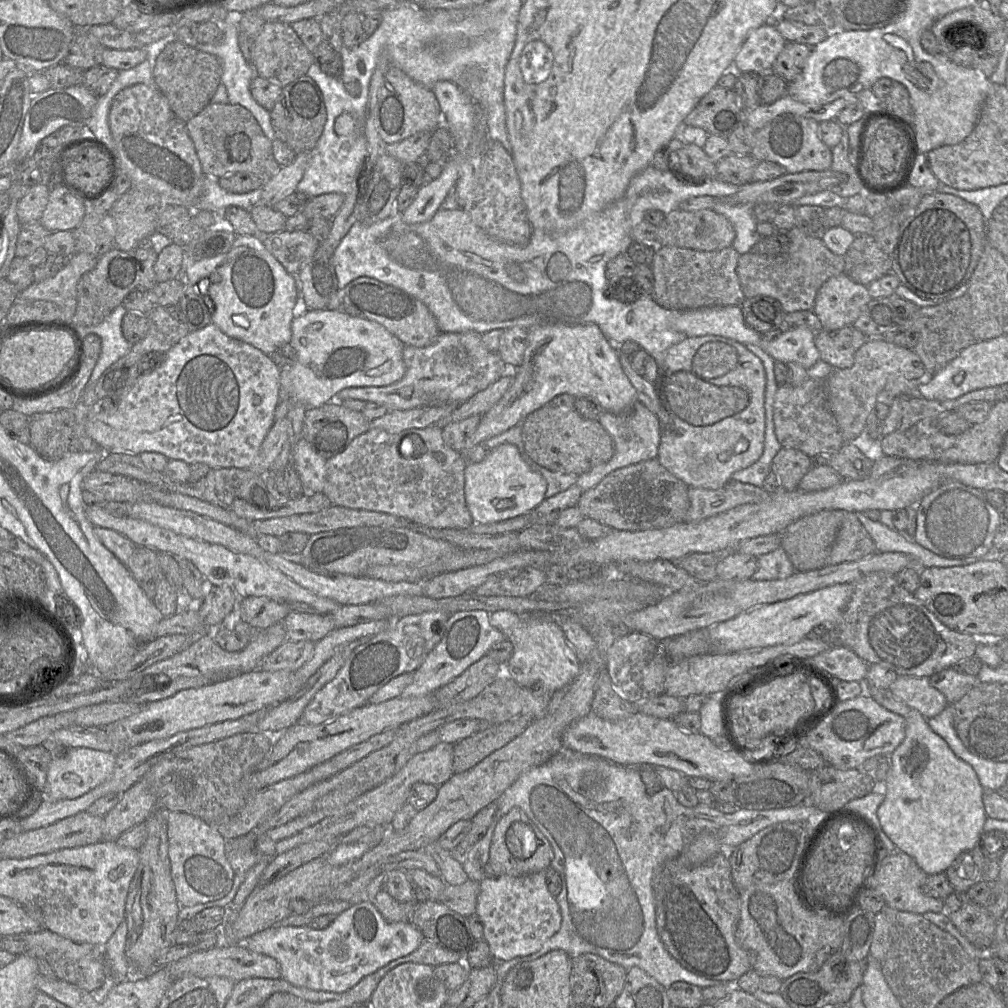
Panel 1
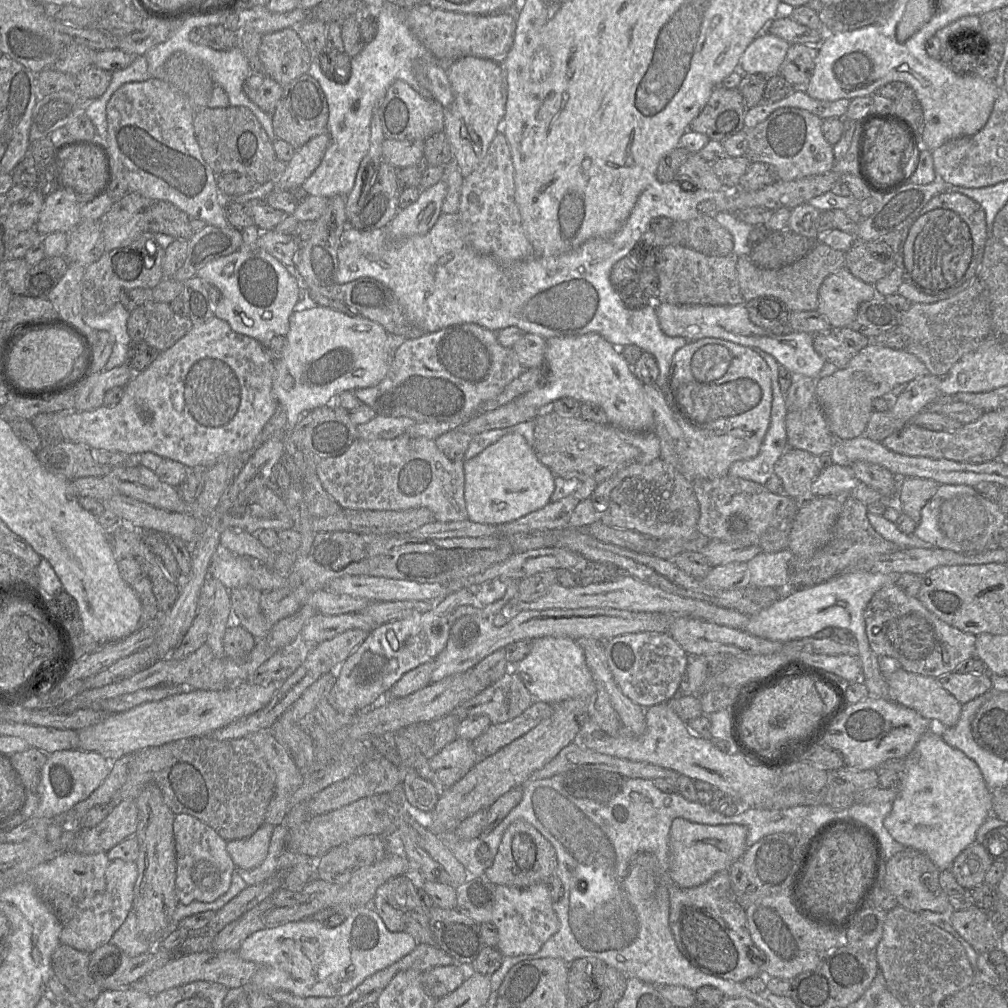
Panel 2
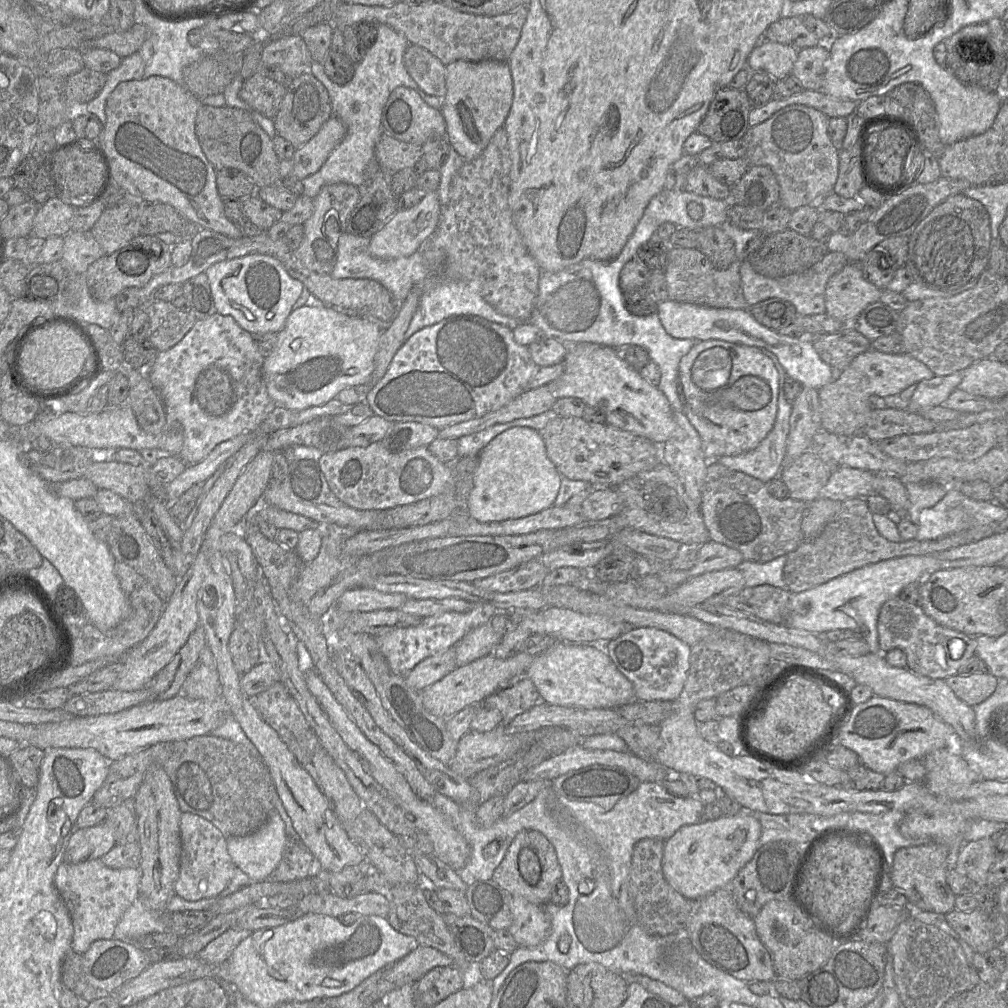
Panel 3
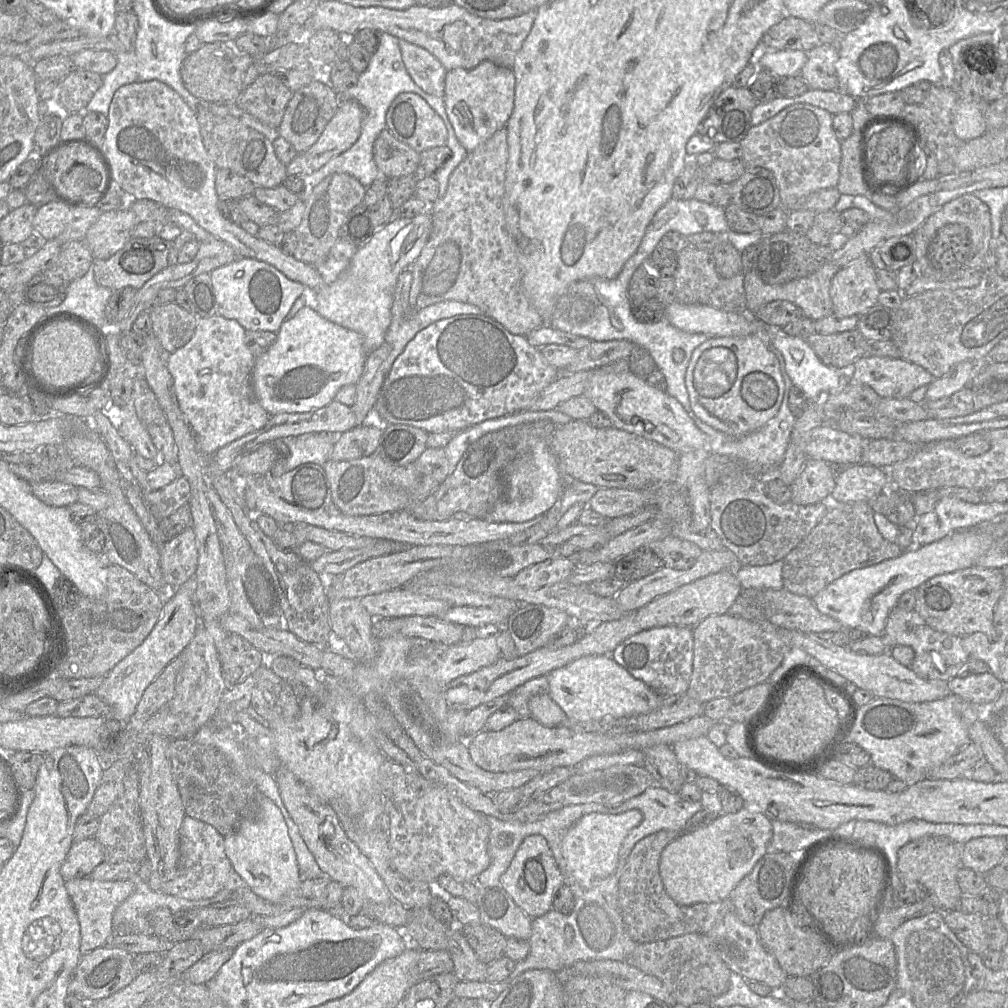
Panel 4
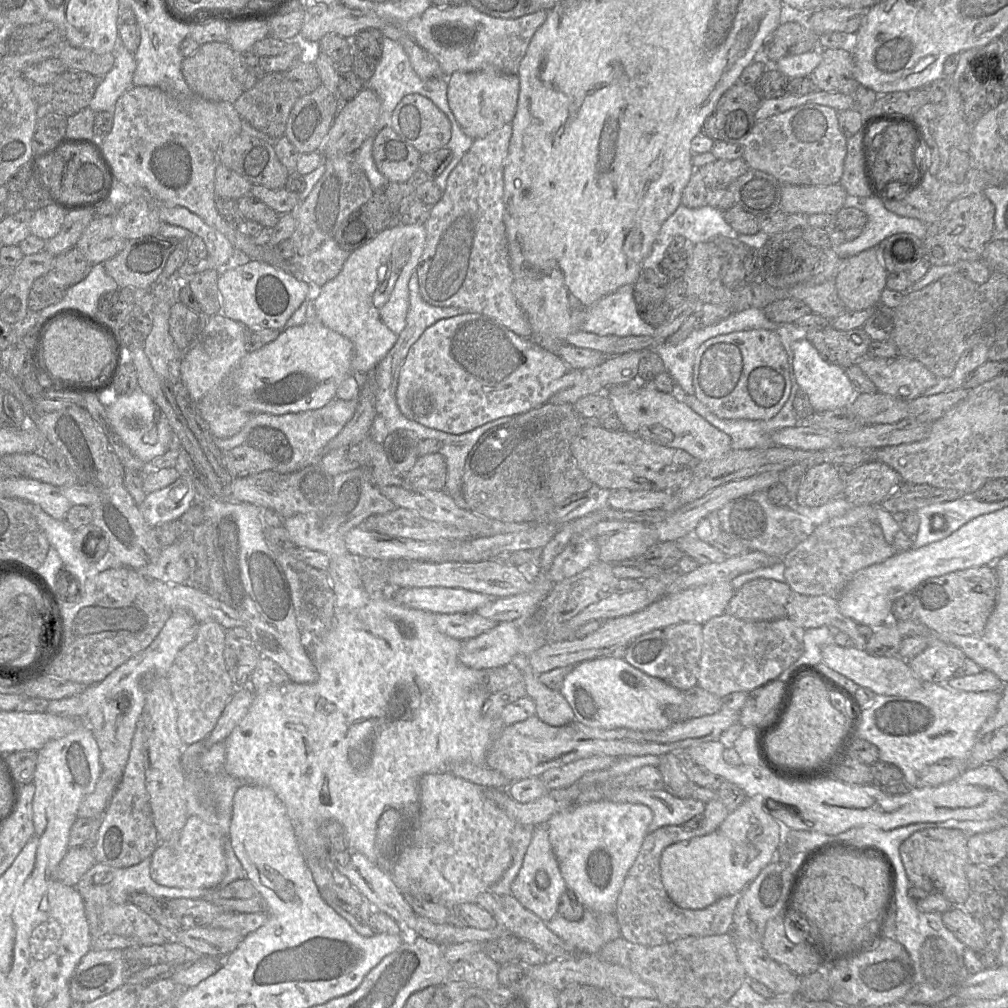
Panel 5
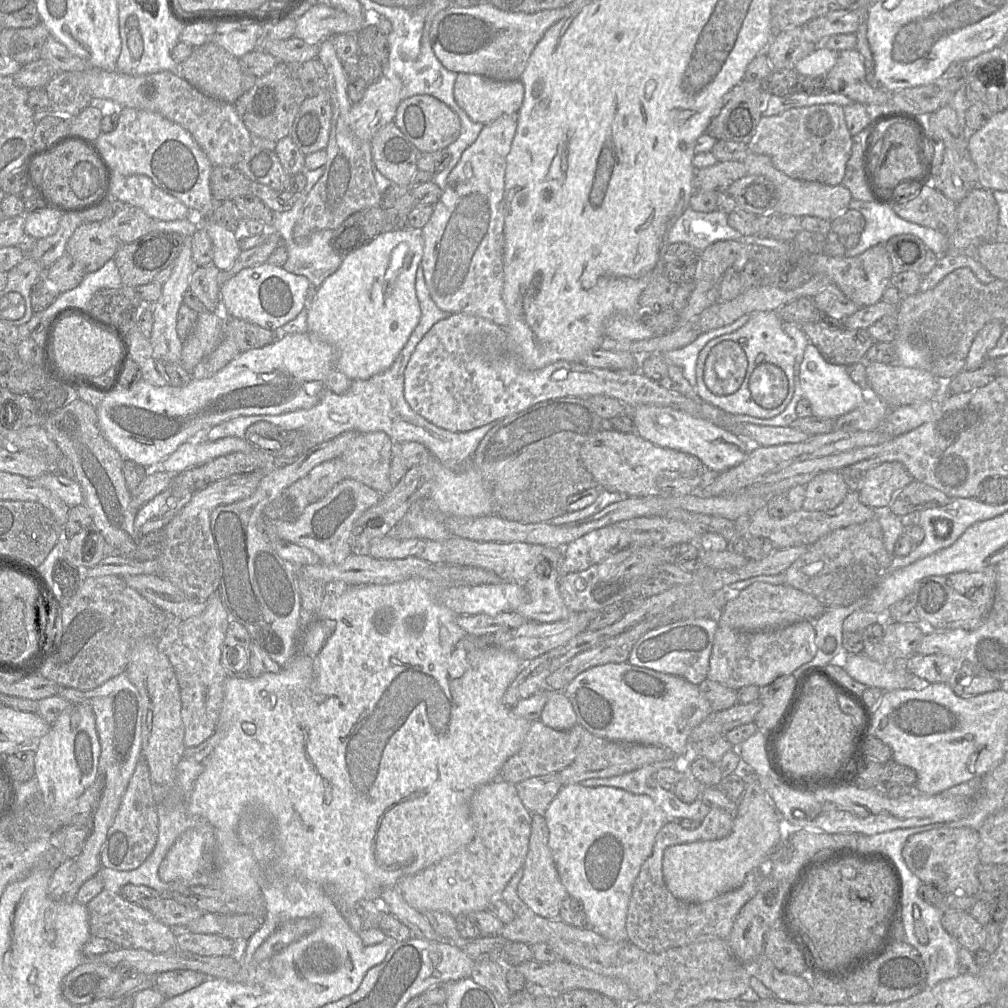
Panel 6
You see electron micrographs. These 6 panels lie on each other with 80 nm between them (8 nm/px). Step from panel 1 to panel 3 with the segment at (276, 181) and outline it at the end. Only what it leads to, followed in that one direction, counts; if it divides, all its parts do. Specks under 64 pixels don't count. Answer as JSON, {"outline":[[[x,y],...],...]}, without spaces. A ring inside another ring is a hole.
{"outline":[[[332,116],[312,139],[295,151],[289,177],[303,180],[315,174],[343,141],[346,133],[345,124],[336,116]]]}

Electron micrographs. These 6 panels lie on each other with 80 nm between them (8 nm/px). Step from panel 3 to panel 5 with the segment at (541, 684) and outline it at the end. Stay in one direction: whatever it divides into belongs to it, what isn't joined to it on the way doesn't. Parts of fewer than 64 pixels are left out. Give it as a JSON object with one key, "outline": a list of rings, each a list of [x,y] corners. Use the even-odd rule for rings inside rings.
{"outline":[[[600,657],[575,665],[559,692],[570,705],[574,721],[591,728],[655,731],[692,719],[684,691],[647,675],[619,657]]]}

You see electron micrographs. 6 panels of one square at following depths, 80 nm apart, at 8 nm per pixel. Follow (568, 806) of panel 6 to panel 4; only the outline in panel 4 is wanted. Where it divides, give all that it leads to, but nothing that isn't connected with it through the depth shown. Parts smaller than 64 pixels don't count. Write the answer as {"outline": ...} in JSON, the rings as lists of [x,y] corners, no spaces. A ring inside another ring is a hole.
{"outline":[[[632,809],[621,814],[591,813],[582,816],[565,834],[562,852],[565,874],[582,888],[590,889],[595,884],[619,870],[620,850],[629,832],[640,825],[643,814]]]}

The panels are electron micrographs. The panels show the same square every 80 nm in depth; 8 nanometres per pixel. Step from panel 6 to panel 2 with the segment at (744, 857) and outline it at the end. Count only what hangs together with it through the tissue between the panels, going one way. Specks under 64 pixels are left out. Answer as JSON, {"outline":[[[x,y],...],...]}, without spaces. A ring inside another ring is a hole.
{"outline":[[[674,819],[669,834],[669,879],[680,888],[692,888],[704,884],[720,871],[729,870],[747,849],[747,834],[748,829],[743,825],[706,825]]]}

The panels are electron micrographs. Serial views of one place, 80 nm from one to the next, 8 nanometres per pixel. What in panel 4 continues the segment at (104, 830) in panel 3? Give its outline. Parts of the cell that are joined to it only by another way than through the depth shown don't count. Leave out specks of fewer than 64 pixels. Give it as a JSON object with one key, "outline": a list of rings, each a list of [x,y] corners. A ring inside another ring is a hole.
{"outline":[[[95,837],[74,841],[60,867],[64,881],[88,877],[103,862],[103,849]]]}

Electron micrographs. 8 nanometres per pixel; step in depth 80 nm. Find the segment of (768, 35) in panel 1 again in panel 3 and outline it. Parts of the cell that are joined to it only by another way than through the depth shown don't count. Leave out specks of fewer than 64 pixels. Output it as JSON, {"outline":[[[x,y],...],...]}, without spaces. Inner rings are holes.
{"outline":[[[762,38],[747,58],[751,72],[766,72],[775,79],[791,74],[798,49]]]}

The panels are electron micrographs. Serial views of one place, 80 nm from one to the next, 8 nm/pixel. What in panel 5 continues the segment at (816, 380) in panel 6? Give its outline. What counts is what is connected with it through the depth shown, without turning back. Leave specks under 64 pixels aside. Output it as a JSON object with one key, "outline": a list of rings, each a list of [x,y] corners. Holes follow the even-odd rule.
{"outline":[[[805,338],[792,344],[793,370],[800,389],[805,392],[815,412],[825,412],[848,406],[857,392],[846,370],[826,362],[815,347]]]}

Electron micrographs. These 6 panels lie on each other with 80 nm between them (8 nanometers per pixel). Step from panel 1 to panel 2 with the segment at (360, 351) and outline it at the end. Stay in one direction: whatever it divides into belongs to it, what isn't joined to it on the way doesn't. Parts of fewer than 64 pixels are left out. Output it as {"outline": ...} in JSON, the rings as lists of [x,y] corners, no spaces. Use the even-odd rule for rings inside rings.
{"outline":[[[324,306],[293,312],[289,319],[287,345],[283,357],[274,362],[273,393],[279,405],[287,412],[286,432],[292,430],[301,416],[326,404],[332,404],[343,391],[355,391],[377,385],[387,375],[392,355],[389,333],[378,323],[361,317],[352,317]]]}

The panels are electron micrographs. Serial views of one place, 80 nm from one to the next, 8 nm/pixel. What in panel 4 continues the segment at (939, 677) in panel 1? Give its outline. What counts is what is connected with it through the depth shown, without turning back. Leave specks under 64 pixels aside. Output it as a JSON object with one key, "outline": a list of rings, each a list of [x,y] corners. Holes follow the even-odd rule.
{"outline":[[[990,671],[953,677],[947,681],[947,686],[951,694],[977,706],[991,705],[1003,689],[1003,683]]]}

